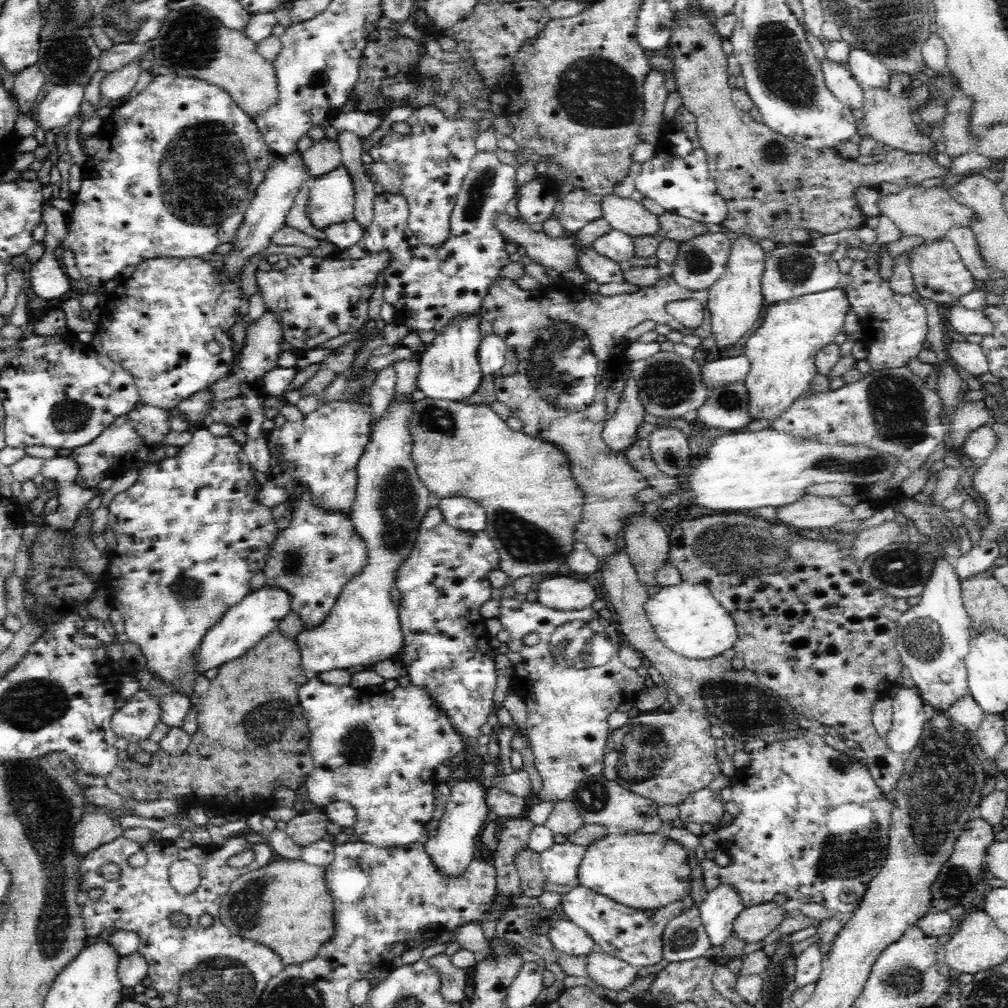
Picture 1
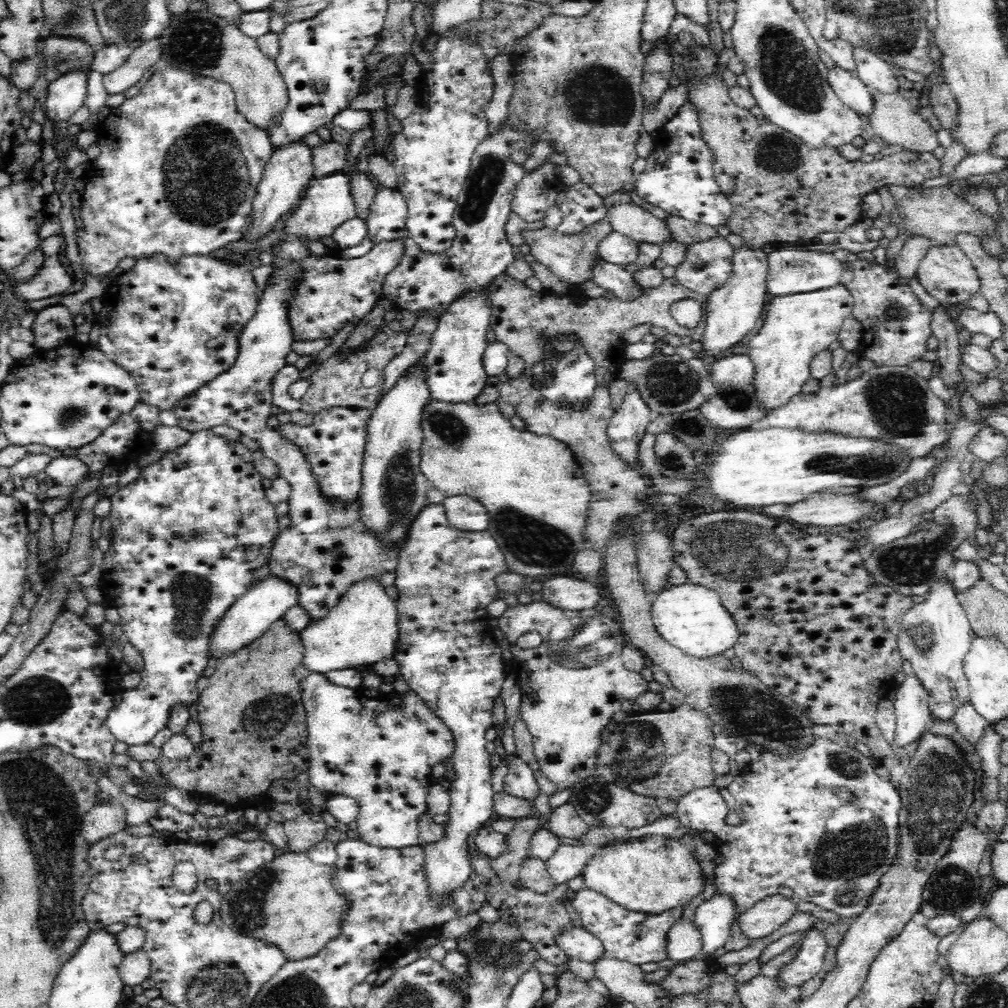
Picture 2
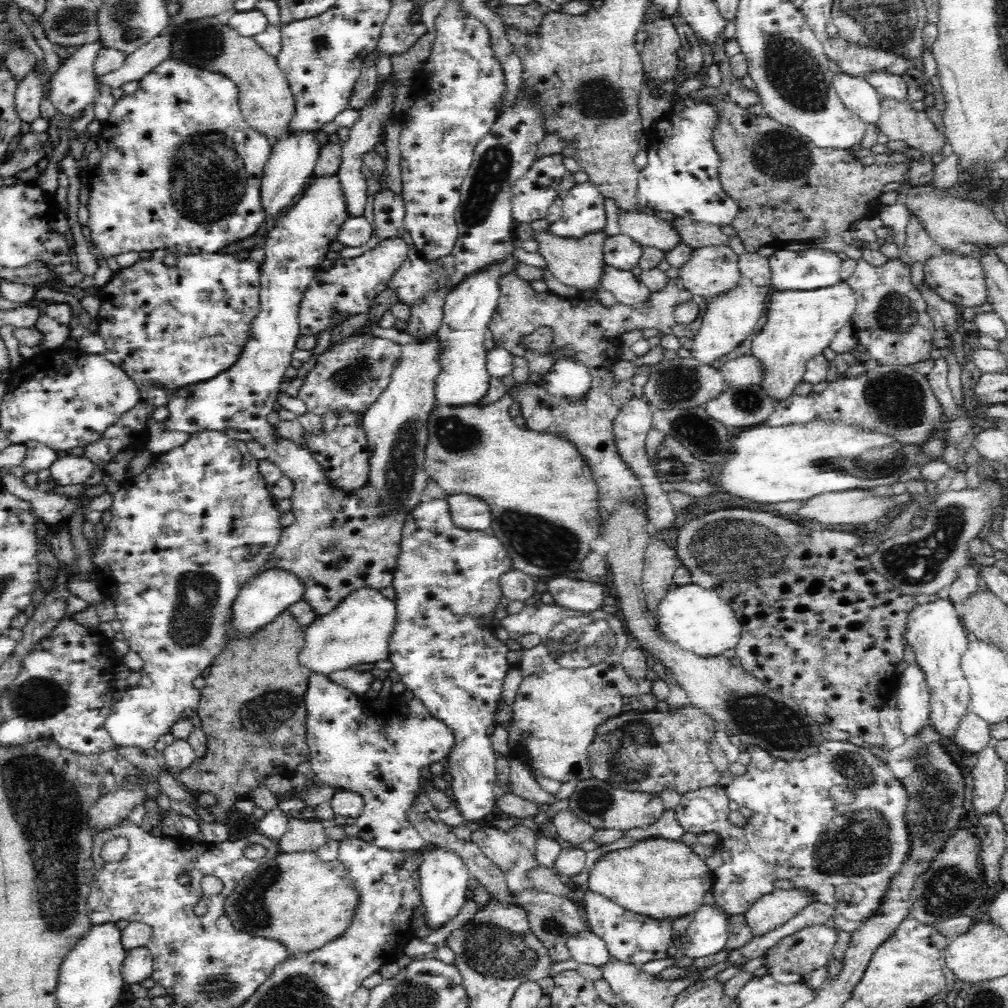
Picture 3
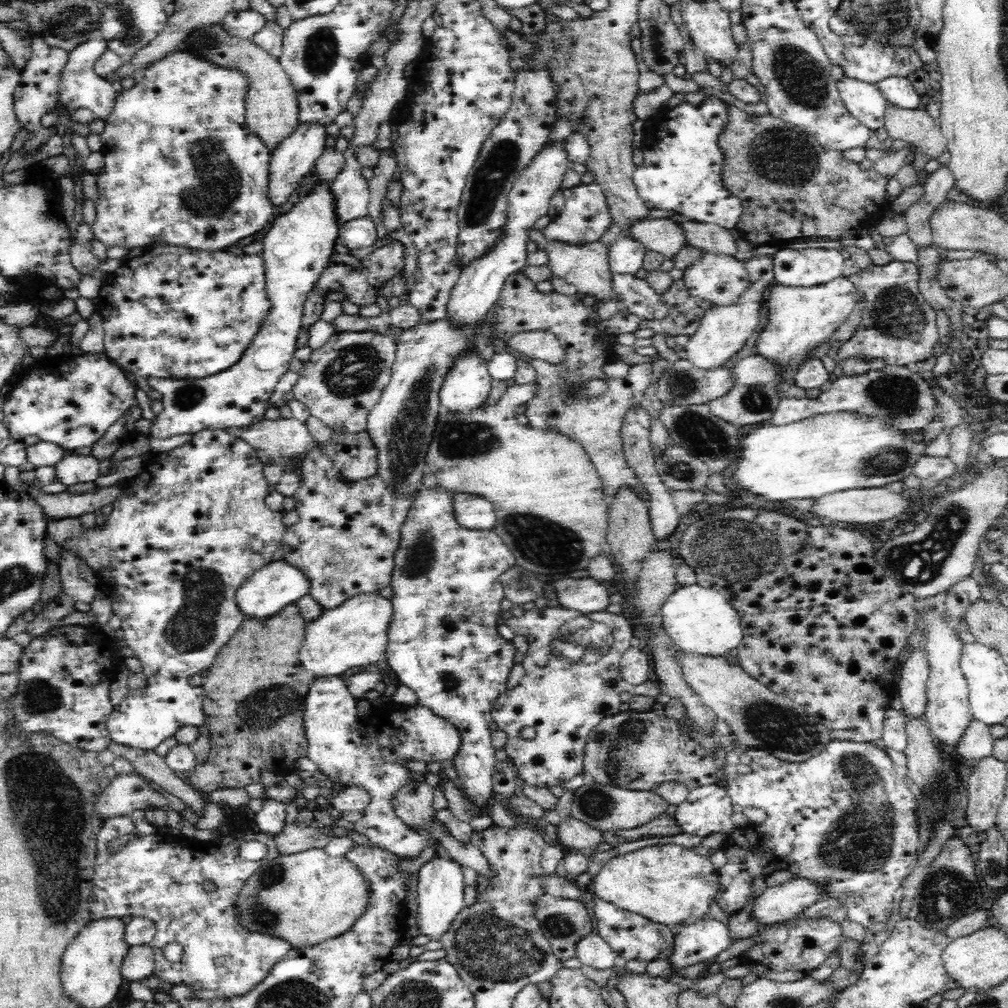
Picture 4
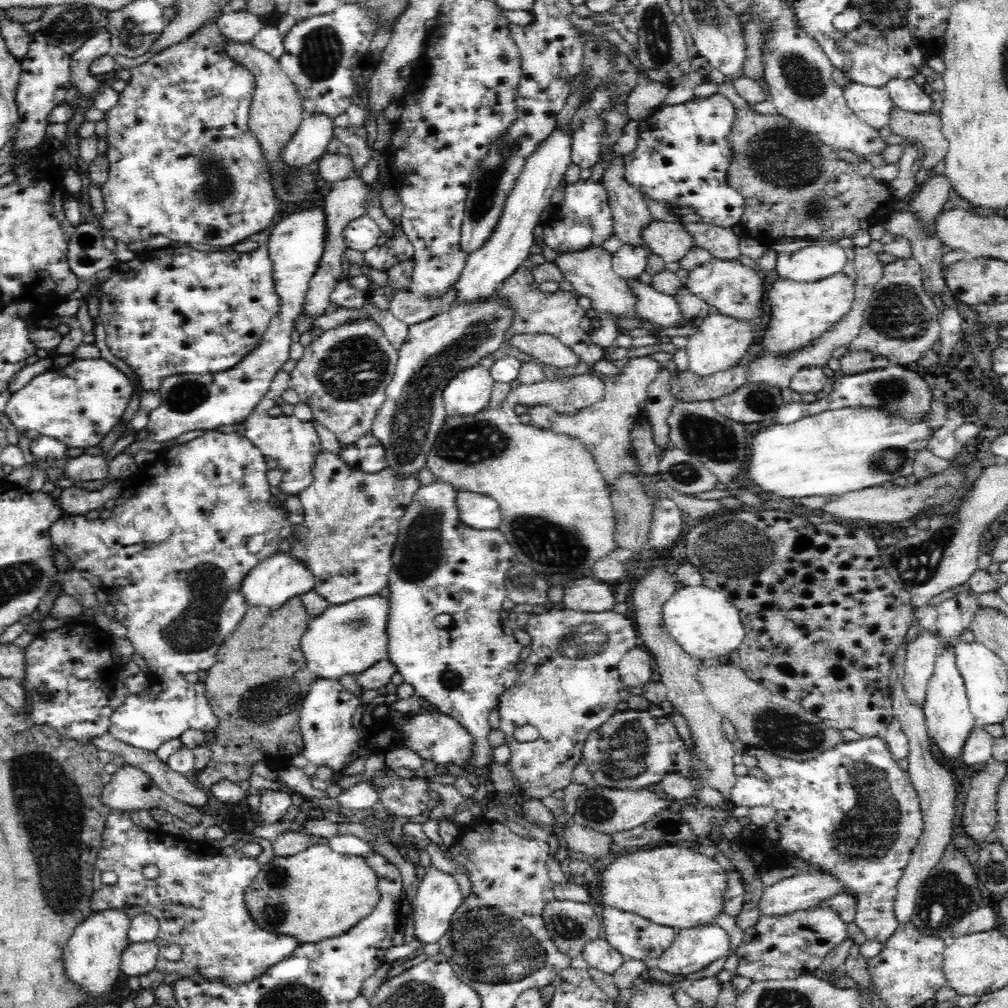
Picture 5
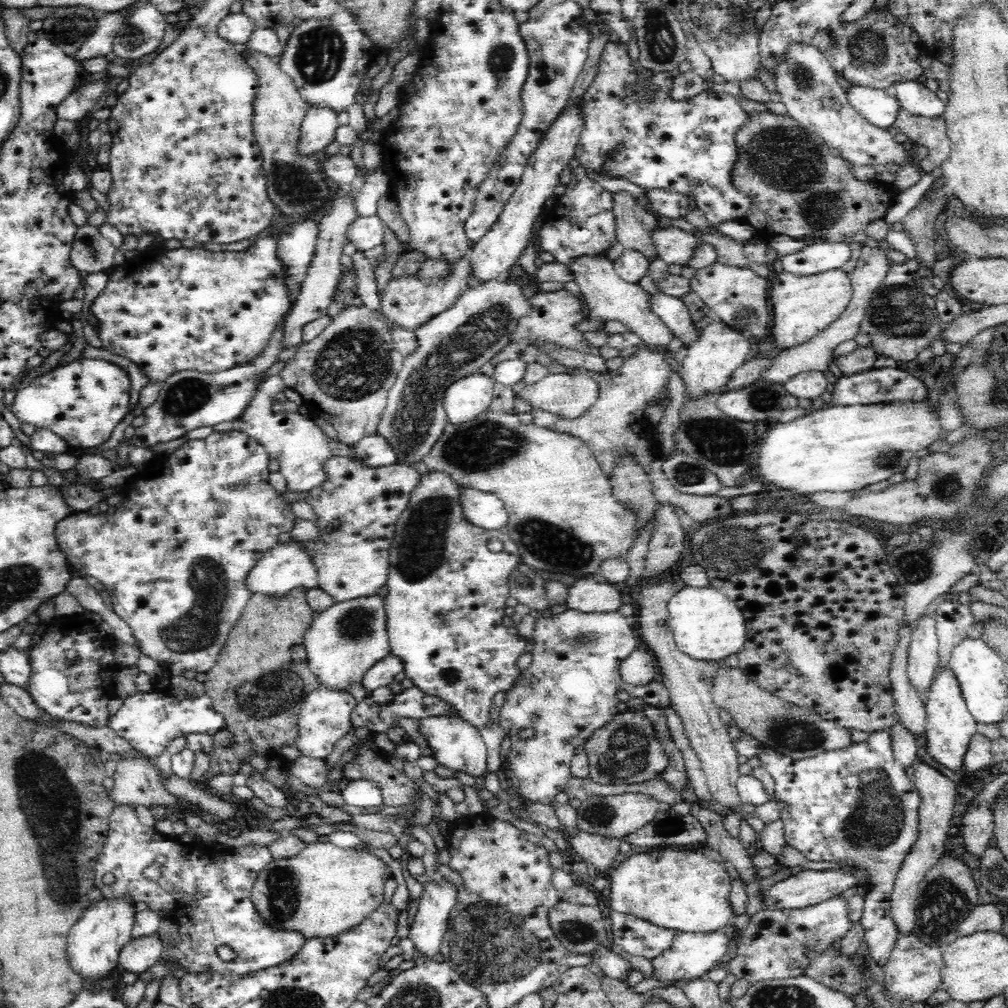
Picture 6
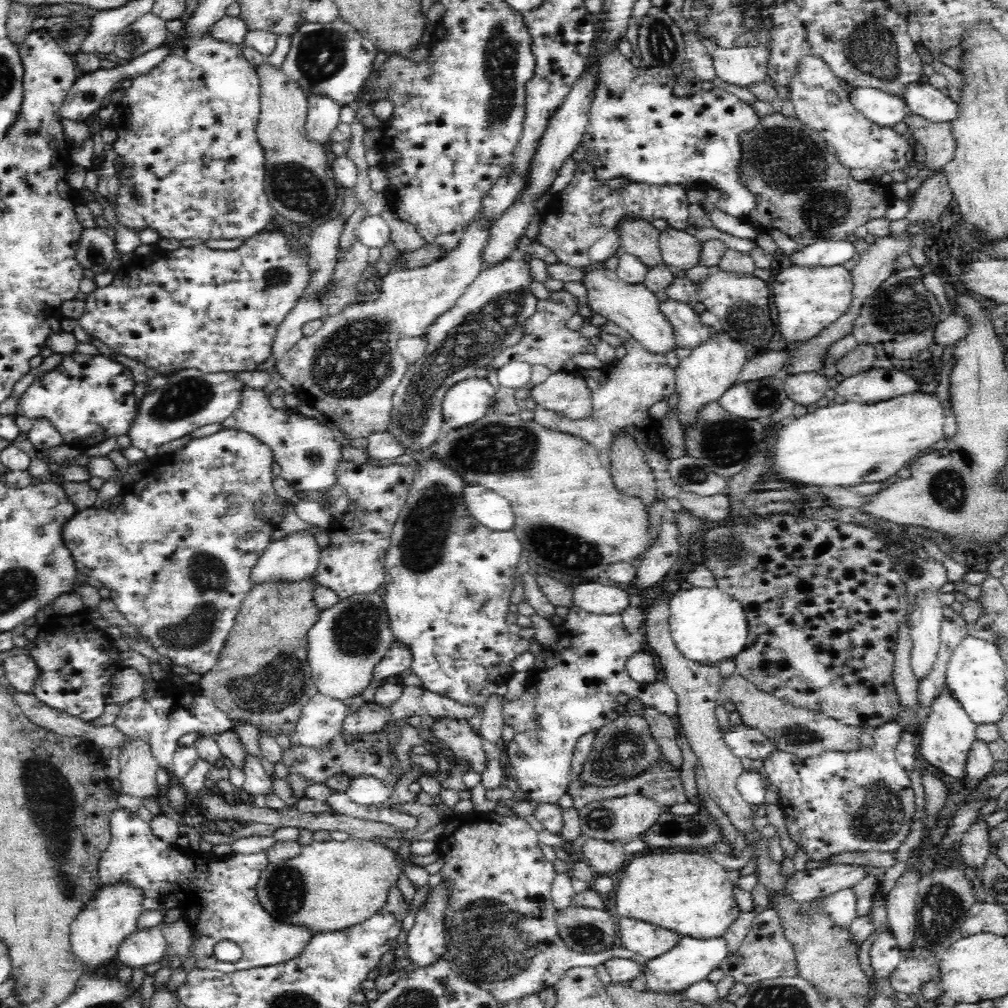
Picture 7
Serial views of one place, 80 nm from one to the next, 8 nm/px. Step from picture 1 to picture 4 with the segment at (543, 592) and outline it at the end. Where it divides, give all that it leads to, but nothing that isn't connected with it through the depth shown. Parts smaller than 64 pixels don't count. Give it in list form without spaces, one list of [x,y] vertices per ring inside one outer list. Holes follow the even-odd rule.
[[[562,578],[553,584],[560,607],[578,610],[584,615],[589,612],[606,611],[610,604],[608,588],[595,579]]]

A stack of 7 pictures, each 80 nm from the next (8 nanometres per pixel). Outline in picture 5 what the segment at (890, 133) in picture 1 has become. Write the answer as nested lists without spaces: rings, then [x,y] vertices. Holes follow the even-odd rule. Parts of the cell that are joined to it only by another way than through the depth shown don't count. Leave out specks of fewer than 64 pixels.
[[[895,107],[890,112],[888,126],[893,134],[902,136],[905,142],[915,144],[924,150],[922,174],[945,159],[949,150],[949,140],[942,132],[942,121],[938,112],[905,112]]]

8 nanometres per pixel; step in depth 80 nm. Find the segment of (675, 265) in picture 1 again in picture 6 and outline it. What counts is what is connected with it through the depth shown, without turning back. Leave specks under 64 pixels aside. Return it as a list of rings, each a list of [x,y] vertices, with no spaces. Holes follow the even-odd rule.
[[[715,261],[698,269],[697,275],[690,279],[690,288],[706,303],[710,312],[730,328],[746,332],[757,338],[757,342],[765,340],[770,334],[770,326],[766,325],[766,322],[770,322],[766,305],[768,280],[751,269]]]

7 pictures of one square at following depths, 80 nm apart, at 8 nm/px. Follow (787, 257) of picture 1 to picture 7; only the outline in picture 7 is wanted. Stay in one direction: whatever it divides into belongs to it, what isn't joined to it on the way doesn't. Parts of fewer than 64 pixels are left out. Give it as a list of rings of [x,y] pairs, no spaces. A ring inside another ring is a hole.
[[[821,240],[815,244],[801,247],[789,257],[791,266],[818,268],[841,265],[854,254],[854,244],[848,240]]]

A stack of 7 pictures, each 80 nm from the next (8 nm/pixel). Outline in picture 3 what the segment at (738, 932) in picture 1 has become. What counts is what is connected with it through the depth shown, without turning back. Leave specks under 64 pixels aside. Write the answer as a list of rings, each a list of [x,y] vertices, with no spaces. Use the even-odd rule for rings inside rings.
[[[775,888],[758,899],[744,914],[744,919],[755,936],[762,936],[786,924],[808,903],[810,903],[809,894],[805,892],[795,888]]]

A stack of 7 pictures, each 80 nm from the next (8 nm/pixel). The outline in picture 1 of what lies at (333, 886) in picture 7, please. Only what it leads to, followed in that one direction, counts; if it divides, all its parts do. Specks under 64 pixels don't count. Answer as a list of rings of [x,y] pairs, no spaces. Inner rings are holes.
[[[281,859],[239,876],[230,885],[220,905],[221,922],[233,932],[262,944],[282,960],[284,966],[304,963],[318,955],[319,949],[335,932],[334,899],[327,890],[324,867],[308,864],[300,859]]]

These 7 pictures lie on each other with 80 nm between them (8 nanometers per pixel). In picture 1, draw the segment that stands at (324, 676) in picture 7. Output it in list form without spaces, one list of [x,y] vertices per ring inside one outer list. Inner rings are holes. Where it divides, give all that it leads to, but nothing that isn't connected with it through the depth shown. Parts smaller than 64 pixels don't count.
[[[408,398],[402,402],[391,400],[385,415],[375,422],[376,428],[372,432],[372,440],[369,440],[358,462],[358,484],[355,486],[355,500],[350,512],[350,522],[351,530],[362,538],[366,546],[367,564],[346,585],[342,586],[339,597],[326,620],[313,630],[298,633],[295,646],[298,646],[303,670],[309,675],[336,669],[361,669],[382,660],[397,659],[401,648],[404,647],[405,637],[402,634],[399,610],[390,597],[390,590],[397,582],[402,563],[408,558],[417,542],[418,529],[426,512],[429,511],[428,497],[431,495],[420,483],[410,460],[412,439],[405,424],[415,400],[416,398]]]

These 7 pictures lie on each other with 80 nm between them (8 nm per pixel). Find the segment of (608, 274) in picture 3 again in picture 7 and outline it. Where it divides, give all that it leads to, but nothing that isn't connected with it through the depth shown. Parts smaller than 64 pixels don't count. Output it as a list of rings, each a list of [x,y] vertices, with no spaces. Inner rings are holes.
[[[669,298],[667,301],[659,302],[659,310],[670,321],[676,346],[680,348],[696,348],[719,328],[718,325],[710,327],[702,324],[696,311],[684,302],[676,302]]]

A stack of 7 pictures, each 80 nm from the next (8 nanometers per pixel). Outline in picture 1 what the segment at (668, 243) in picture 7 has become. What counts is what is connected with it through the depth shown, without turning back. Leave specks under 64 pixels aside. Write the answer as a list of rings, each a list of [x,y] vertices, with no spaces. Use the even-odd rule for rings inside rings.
[[[614,194],[602,196],[602,214],[609,225],[630,237],[658,236],[658,215],[647,211],[640,201]]]

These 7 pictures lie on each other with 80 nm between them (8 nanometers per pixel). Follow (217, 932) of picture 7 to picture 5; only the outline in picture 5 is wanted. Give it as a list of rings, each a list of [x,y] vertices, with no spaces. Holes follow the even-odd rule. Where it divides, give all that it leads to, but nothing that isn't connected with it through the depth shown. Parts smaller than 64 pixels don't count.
[[[112,811],[106,818],[98,858],[94,864],[91,911],[96,914],[106,911],[126,912],[126,908],[140,906],[144,912],[154,916],[159,921],[158,937],[154,941],[156,947],[160,951],[170,944],[176,944],[182,948],[180,962],[169,962],[162,954],[158,956],[156,970],[161,973],[178,972],[182,976],[204,979],[208,983],[214,983],[218,979],[220,983],[230,988],[252,983],[265,975],[271,966],[290,957],[299,946],[290,936],[274,934],[259,928],[248,914],[246,903],[243,902],[243,893],[254,882],[262,865],[275,857],[273,845],[269,840],[258,837],[254,840],[262,846],[262,854],[258,858],[244,856],[242,840],[238,840],[234,846],[220,849],[214,848],[214,845],[206,841],[192,840],[192,850],[190,850],[185,833],[173,835],[160,828],[140,830],[130,818],[129,811]],[[152,864],[159,870],[159,876],[156,879],[148,879],[142,874],[142,869]],[[108,870],[117,874],[118,879],[115,884],[106,885],[100,880],[102,873]]]

